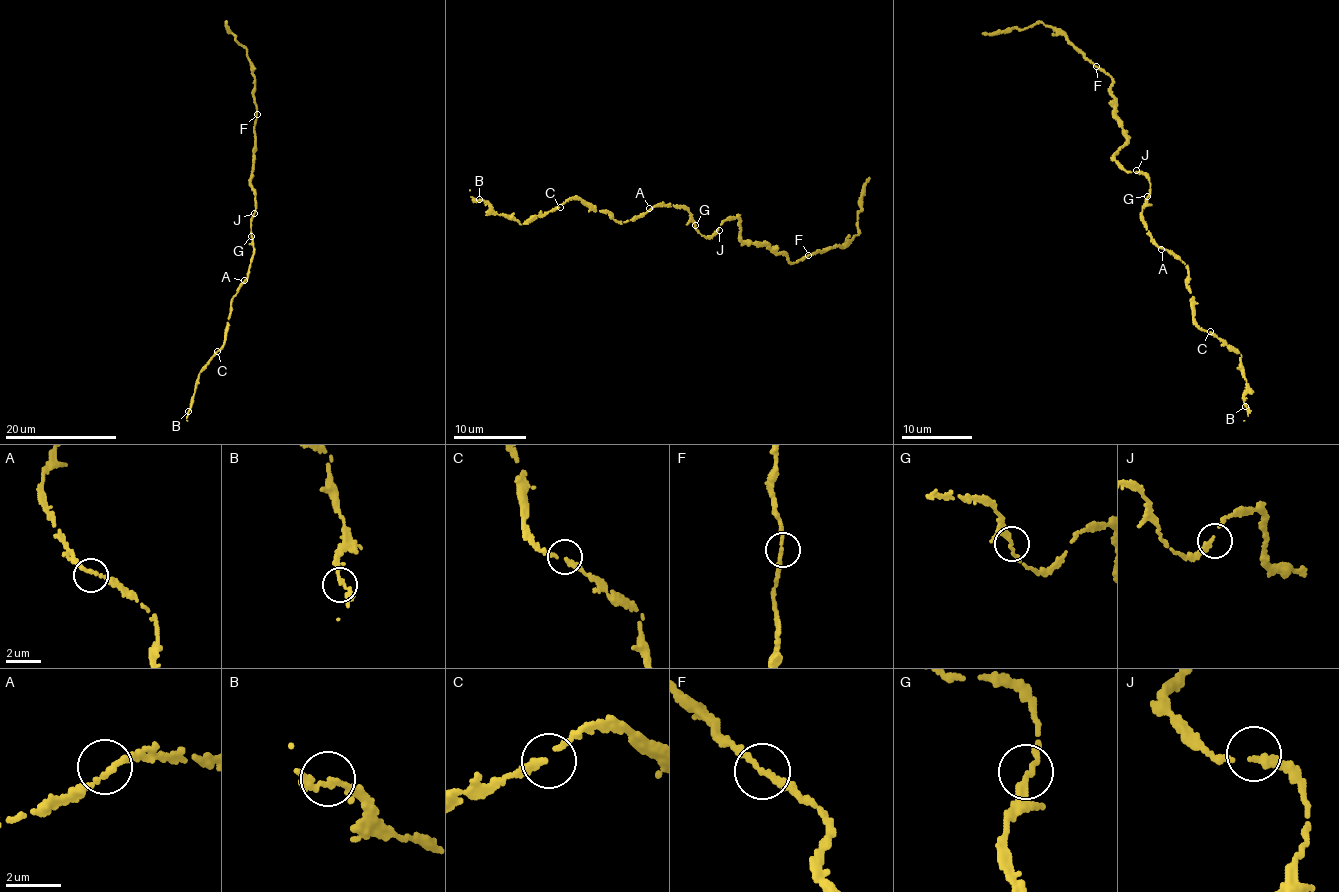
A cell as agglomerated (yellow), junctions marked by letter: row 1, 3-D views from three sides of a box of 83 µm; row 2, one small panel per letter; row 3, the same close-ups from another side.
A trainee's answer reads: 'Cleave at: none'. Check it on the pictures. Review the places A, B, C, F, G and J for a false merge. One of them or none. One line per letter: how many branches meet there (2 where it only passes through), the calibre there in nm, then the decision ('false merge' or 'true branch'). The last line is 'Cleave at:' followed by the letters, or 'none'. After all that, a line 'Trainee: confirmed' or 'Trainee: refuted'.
A: 2 | 220 nm | true branch
B: 2 | 220 nm | true branch
C: 2 | 240 nm | true branch
F: 2 | 240 nm | true branch
G: 2 | 220 nm | true branch
J: 2 | 240 nm | true branch
Cleave at: none
Trainee: confirmed

